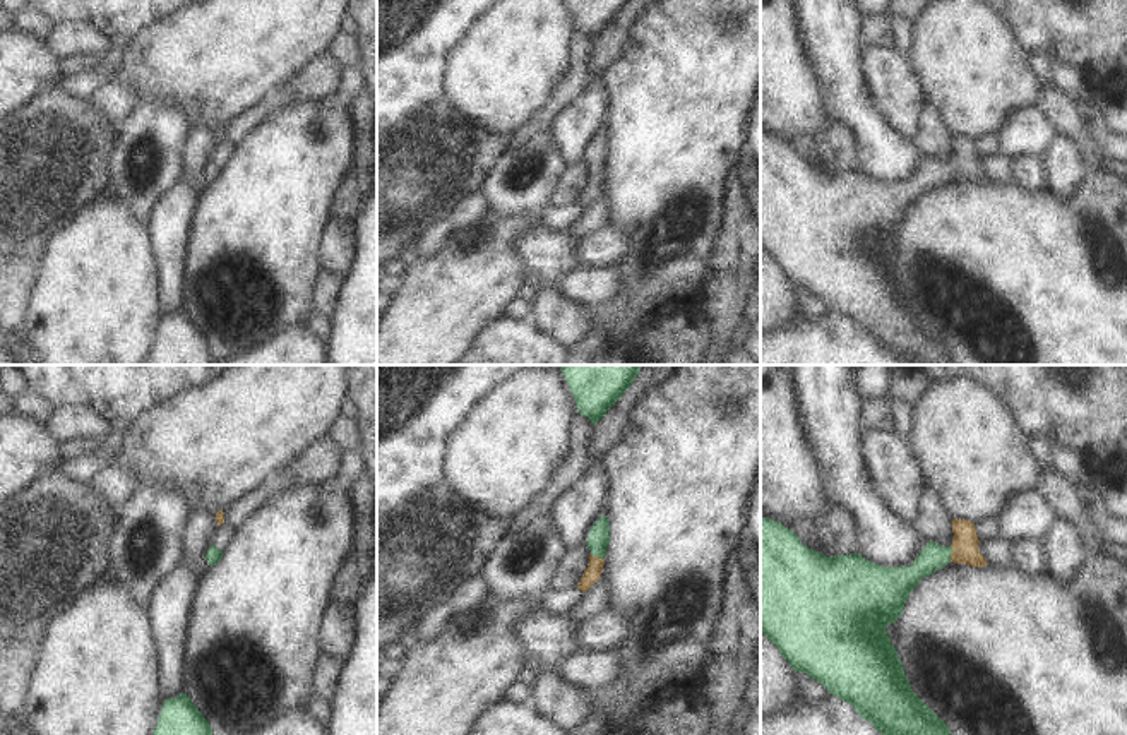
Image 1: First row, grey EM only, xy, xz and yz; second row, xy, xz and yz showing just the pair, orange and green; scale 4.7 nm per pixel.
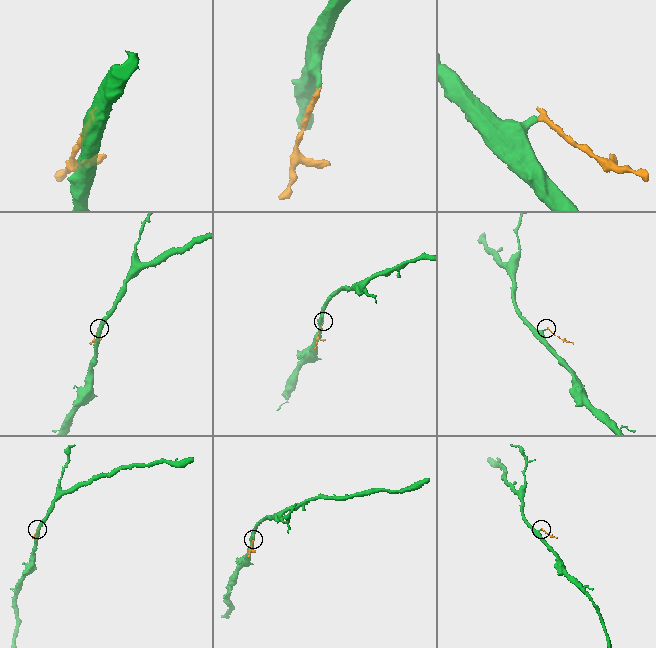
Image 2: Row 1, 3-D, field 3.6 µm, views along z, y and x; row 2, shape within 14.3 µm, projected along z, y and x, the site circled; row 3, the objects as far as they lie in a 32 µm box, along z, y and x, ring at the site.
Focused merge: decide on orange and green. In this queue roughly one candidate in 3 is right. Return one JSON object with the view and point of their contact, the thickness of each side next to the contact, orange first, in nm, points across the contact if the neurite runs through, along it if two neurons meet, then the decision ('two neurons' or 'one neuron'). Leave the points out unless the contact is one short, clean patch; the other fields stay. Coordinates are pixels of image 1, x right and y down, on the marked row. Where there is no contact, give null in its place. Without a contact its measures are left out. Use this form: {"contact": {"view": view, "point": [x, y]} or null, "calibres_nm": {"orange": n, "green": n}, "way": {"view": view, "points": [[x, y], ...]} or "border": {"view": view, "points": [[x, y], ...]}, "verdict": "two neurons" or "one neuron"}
{"contact": {"view": "yz", "point": [951, 554]}, "calibres_nm": {"orange": 130, "green": 120}, "way": {"view": "yz", "points": [[965, 545], [951, 554], [932, 557]]}, "verdict": "one neuron"}

